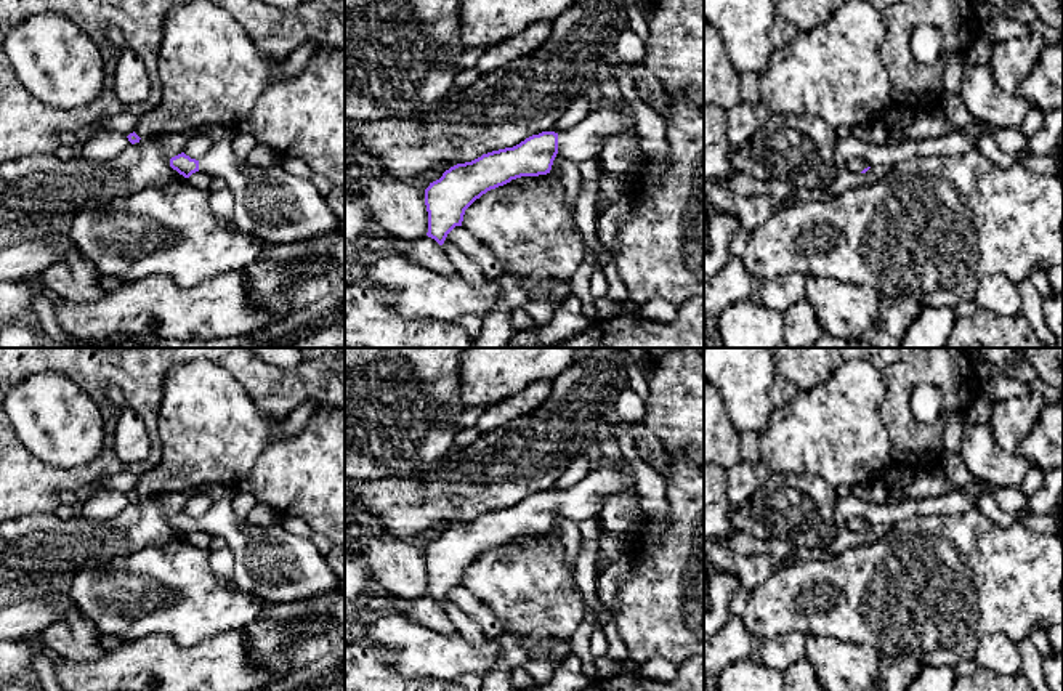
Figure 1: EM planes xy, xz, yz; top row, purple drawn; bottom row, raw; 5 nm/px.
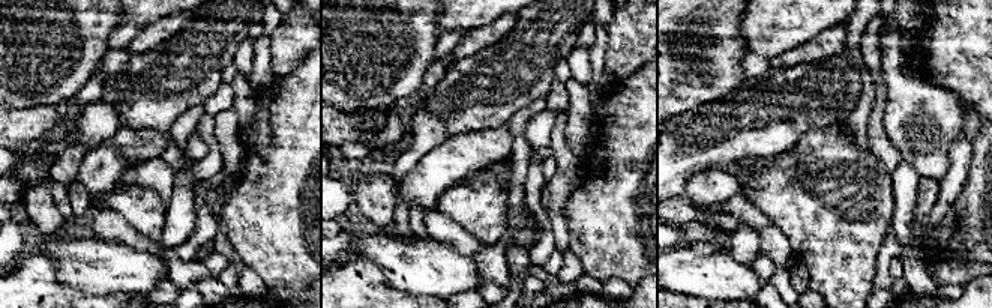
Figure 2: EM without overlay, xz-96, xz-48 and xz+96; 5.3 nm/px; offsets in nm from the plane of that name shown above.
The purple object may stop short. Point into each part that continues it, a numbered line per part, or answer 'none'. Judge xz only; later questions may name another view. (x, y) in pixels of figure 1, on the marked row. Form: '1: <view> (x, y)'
1: xz (584, 141)

